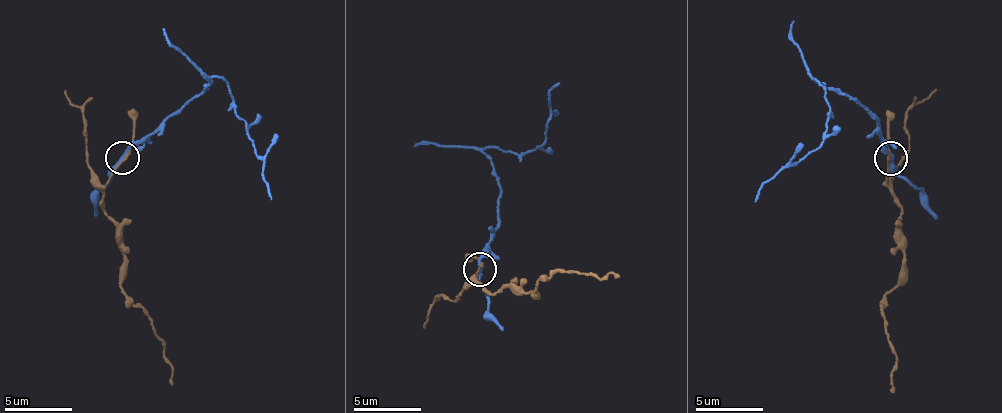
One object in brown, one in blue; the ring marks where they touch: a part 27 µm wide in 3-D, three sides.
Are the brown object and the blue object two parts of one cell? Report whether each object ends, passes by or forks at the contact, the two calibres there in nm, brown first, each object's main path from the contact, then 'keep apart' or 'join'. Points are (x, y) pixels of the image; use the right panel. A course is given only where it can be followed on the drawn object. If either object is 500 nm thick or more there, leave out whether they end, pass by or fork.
brown ends | blue passes by | 240/240 nm | brown via (890, 159), (886, 183), (900, 213), (902, 259), (902, 282), (887, 295), (885, 326), (895, 357), (895, 392) | blue via (890, 159), (872, 117), (816, 79), (831, 108), (820, 143), (764, 185), (756, 203) | keep apart

